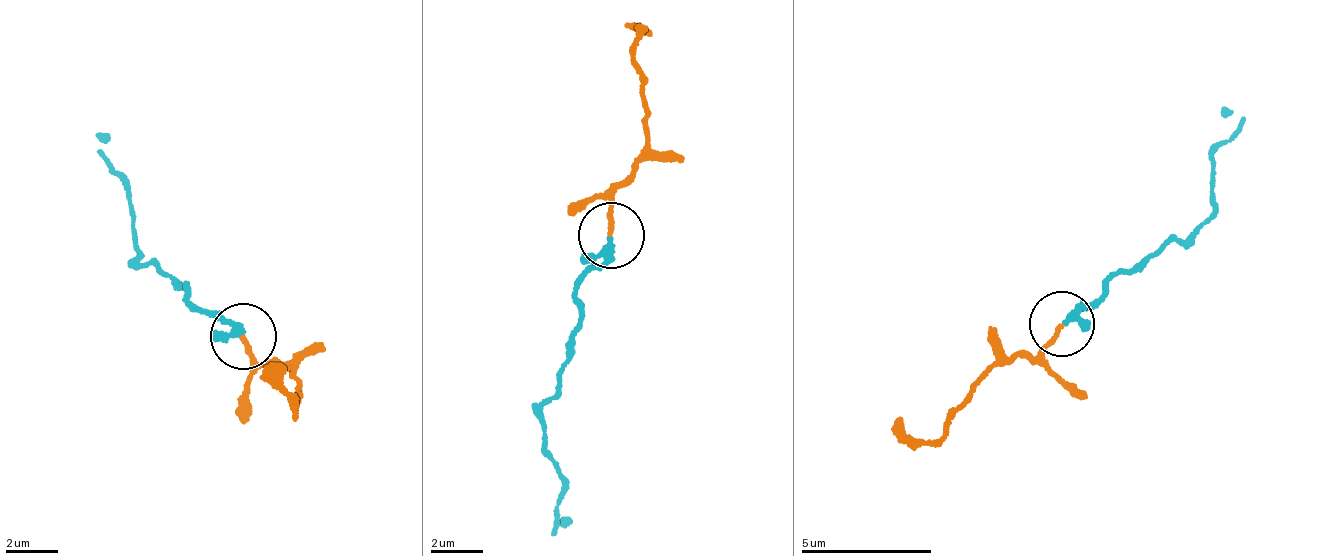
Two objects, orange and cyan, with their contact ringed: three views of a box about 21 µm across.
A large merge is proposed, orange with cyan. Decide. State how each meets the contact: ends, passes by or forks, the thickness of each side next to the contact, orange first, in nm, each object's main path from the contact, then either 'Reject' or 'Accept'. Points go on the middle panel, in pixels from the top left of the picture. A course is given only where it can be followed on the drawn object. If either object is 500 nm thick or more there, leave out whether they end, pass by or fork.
At the ring orange ends. At the ring cyan passes by. Thickness 160 nm (orange) against 200 nm. Course of orange: (613, 234), (607, 211), (632, 179), (651, 115), (637, 53), (638, 33). Course of cyan: (613, 234), (603, 259), (585, 276), (586, 306), (543, 442), (567, 482), (554, 530), (559, 519). Accept

